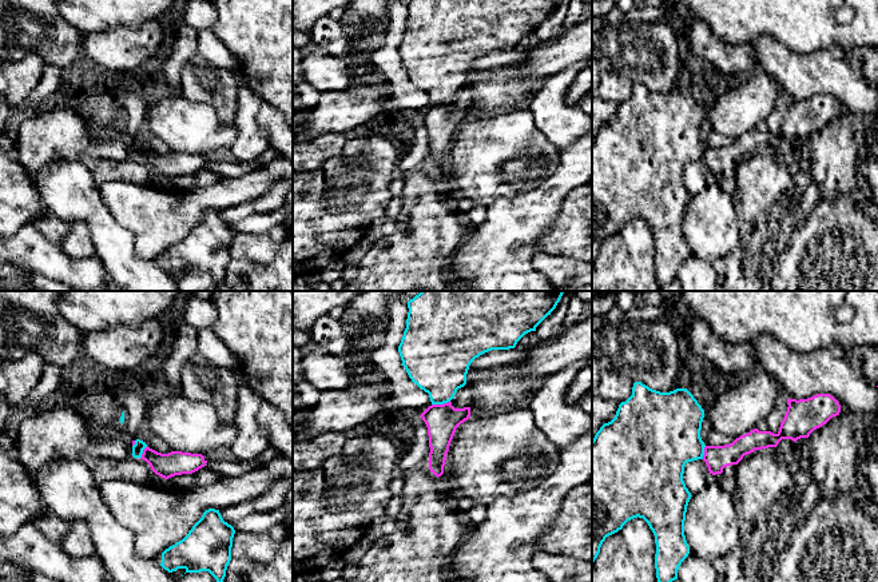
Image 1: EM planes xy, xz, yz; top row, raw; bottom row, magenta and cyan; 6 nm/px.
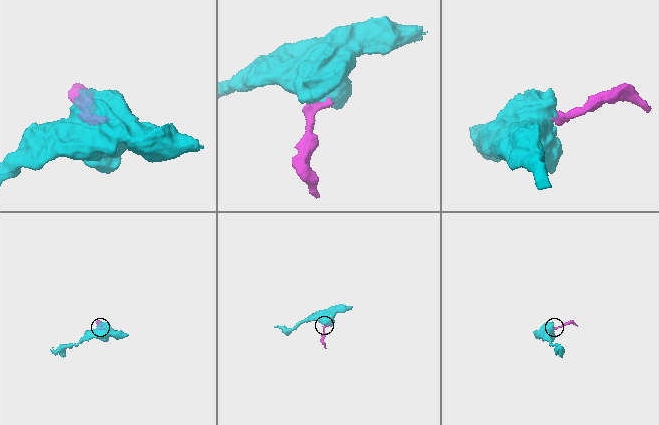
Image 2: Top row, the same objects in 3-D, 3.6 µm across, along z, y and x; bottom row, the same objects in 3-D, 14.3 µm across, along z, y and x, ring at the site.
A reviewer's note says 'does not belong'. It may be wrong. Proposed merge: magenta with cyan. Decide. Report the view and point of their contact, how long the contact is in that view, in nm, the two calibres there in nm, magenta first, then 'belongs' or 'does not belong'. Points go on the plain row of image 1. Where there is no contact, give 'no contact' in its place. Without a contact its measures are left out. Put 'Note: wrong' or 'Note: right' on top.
Note: right
meets magenta in xz at (440, 106); contact 110 nm long; 190 nm thick on the magenta side, 360 nm on the other; does not belong

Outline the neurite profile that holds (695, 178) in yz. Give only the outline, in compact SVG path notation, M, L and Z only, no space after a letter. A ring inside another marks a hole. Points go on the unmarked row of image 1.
M703 160L686 164L683 182L691 196L696 195L706 187L708 178L710 172Z

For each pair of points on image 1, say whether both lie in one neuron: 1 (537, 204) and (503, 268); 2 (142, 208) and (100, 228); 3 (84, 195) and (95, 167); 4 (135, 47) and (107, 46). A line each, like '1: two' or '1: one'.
1: one
2: two
3: two
4: one

